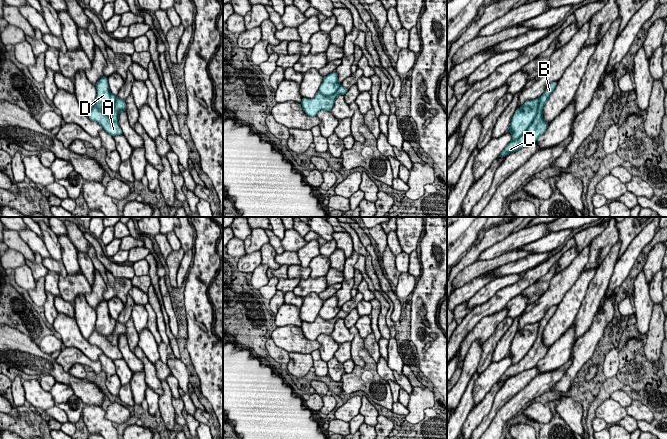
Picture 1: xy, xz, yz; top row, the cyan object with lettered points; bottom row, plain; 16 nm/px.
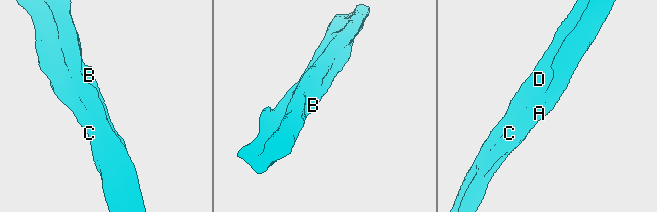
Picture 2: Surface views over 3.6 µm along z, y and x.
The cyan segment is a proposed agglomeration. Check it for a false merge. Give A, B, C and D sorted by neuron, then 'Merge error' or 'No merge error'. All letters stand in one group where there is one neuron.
Groups: A B C / D. Merge error

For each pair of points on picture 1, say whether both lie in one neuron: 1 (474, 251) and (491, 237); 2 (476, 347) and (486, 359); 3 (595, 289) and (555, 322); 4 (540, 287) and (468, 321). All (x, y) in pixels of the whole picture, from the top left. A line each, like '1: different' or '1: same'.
1: same
2: different
3: different
4: different

